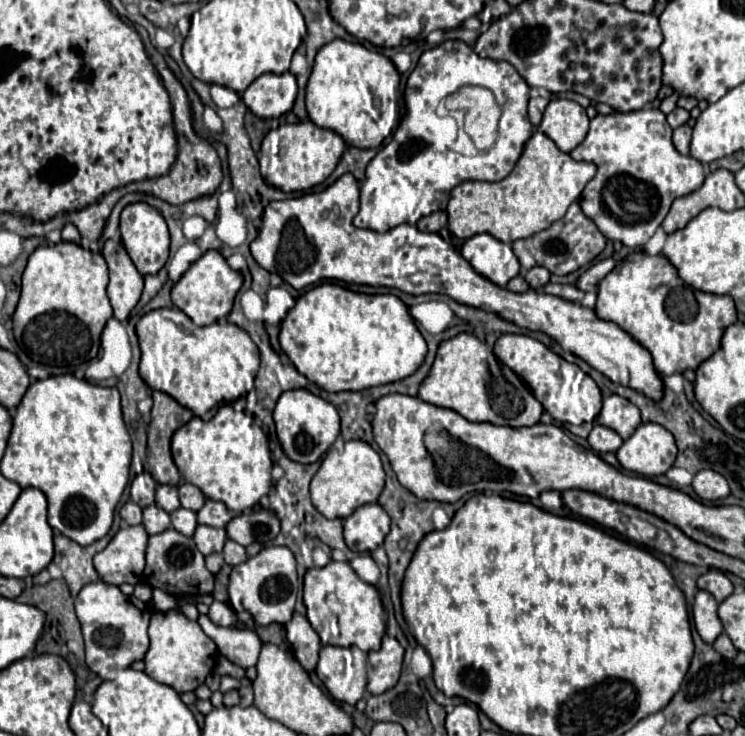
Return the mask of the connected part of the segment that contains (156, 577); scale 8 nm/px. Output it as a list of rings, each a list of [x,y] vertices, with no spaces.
[[[174,528],[164,530],[162,534],[150,536],[148,550],[146,550],[146,568],[144,568],[144,582],[160,588],[168,594],[212,594],[214,590],[214,574],[208,572],[204,566],[204,556],[196,550],[192,538],[176,532]]]

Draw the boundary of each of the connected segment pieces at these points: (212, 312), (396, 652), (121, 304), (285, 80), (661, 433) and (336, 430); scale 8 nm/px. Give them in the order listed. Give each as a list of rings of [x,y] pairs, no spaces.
[[[208,250],[200,260],[196,260],[184,276],[174,284],[172,288],[172,302],[176,308],[180,308],[194,324],[198,326],[210,326],[216,320],[224,318],[230,314],[234,298],[238,290],[242,288],[242,274],[232,270],[224,256],[216,250]]]
[[[384,636],[382,648],[367,655],[367,691],[370,694],[384,694],[396,686],[402,670],[404,648],[396,638]]]
[[[108,240],[102,248],[102,256],[110,270],[110,284],[108,284],[108,298],[114,308],[114,318],[126,320],[130,310],[136,306],[142,294],[144,278],[136,270],[134,262],[126,254],[120,242]]]
[[[290,72],[262,74],[242,94],[244,104],[260,118],[280,118],[296,100],[296,78]]]
[[[648,422],[640,424],[634,434],[624,440],[616,458],[624,470],[642,476],[658,476],[674,464],[676,452],[674,436],[660,424]]]
[[[308,390],[284,392],[274,408],[274,422],[284,454],[298,464],[312,464],[320,460],[340,434],[340,418],[336,406],[322,400],[320,396],[314,396]]]

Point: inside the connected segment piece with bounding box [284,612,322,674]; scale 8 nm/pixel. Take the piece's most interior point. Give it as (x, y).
(305, 642)

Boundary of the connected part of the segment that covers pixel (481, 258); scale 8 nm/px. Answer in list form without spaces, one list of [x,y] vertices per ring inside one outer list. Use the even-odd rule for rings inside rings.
[[[476,234],[462,246],[462,256],[470,266],[490,282],[506,286],[510,278],[520,274],[520,262],[512,252],[512,246],[492,238],[490,234]]]

